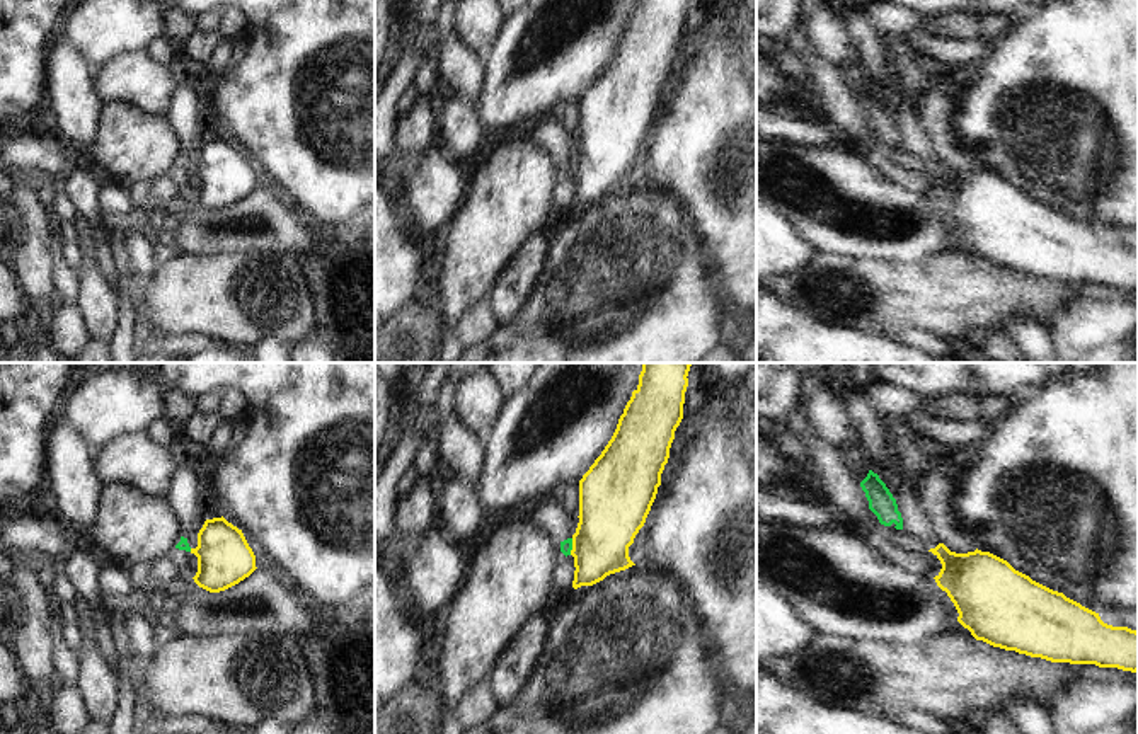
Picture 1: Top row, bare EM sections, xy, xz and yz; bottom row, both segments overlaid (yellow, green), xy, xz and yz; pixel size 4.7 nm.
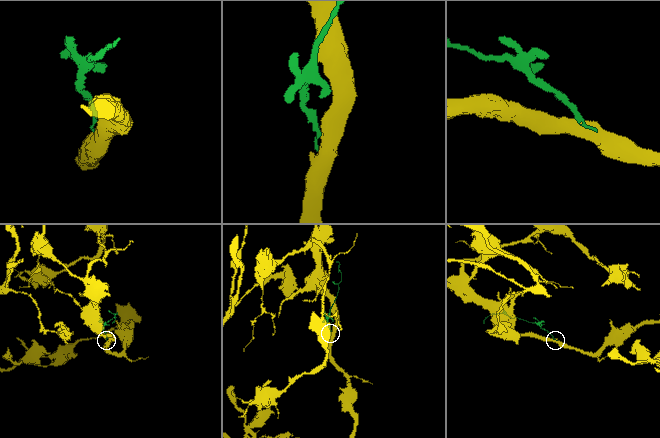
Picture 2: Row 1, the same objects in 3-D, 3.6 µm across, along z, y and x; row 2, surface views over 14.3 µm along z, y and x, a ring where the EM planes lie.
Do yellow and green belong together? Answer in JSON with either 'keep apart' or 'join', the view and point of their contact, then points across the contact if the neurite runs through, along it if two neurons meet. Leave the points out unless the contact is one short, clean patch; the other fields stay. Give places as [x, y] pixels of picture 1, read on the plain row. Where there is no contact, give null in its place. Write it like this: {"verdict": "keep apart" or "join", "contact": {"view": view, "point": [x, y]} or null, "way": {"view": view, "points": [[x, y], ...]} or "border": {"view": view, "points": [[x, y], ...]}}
{"verdict": "keep apart", "contact": {"view": "xz", "point": [573, 166]}, "border": {"view": "xz", "points": [[573, 157], [569, 172]]}}

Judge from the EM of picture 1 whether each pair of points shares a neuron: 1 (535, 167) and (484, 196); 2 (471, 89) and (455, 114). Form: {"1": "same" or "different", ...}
{"1": "same", "2": "different"}

